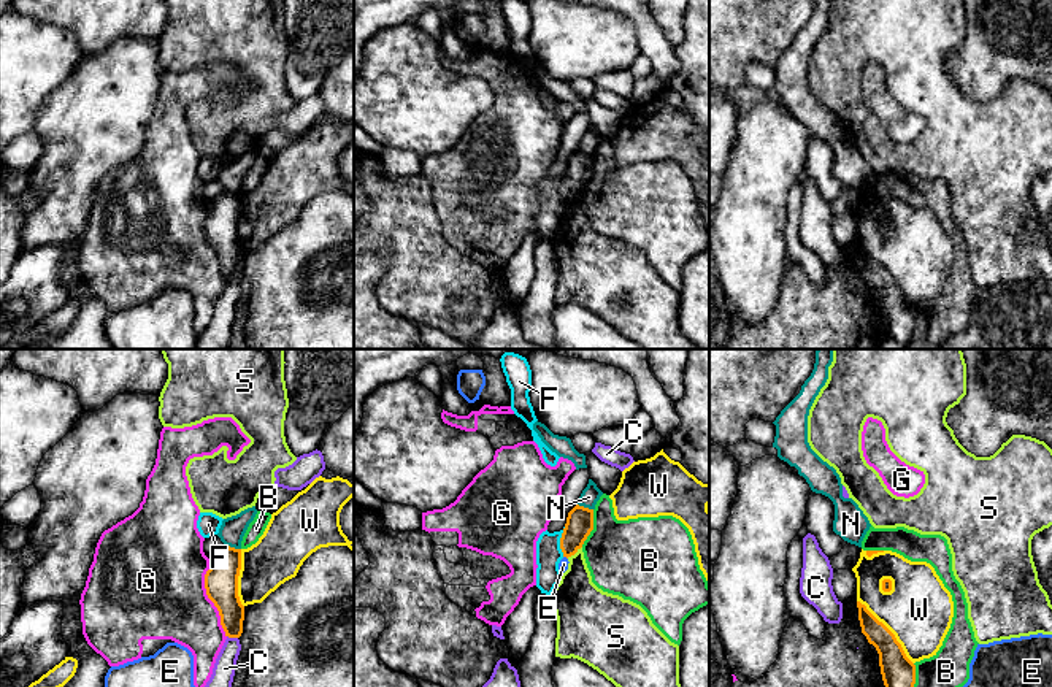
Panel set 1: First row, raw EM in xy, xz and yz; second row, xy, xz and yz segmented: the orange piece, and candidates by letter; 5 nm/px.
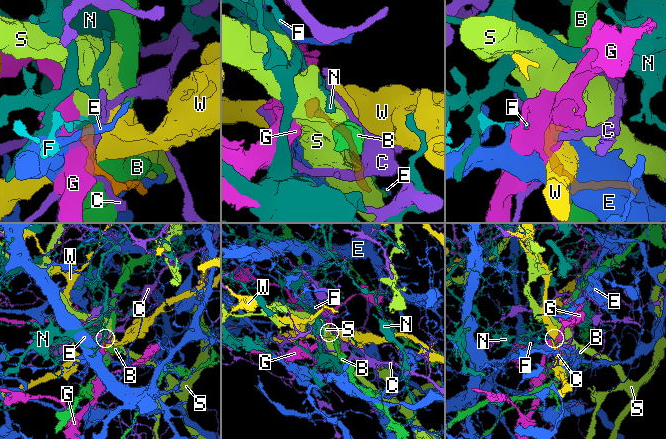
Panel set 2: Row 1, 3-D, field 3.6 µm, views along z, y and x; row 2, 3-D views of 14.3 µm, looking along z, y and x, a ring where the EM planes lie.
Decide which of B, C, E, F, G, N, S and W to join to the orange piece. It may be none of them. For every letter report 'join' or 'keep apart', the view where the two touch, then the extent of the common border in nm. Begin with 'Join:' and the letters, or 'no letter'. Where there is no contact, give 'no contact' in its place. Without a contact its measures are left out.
Join: no letter
B: keep apart; meets orange in xz; contact 200 nm long
C: keep apart; meets orange in xy; contact 60 nm long
E: keep apart; meets orange in xz; contact 30 nm long
F: keep apart; meets orange in xz; contact 150 nm long
G: keep apart; meets orange in xy; contact 400 nm long
N: keep apart; meets orange in xy; contact 90 nm long
S: keep apart; meets orange in xz; contact 100 nm long
W: keep apart; meets orange in yz; contact 440 nm long

